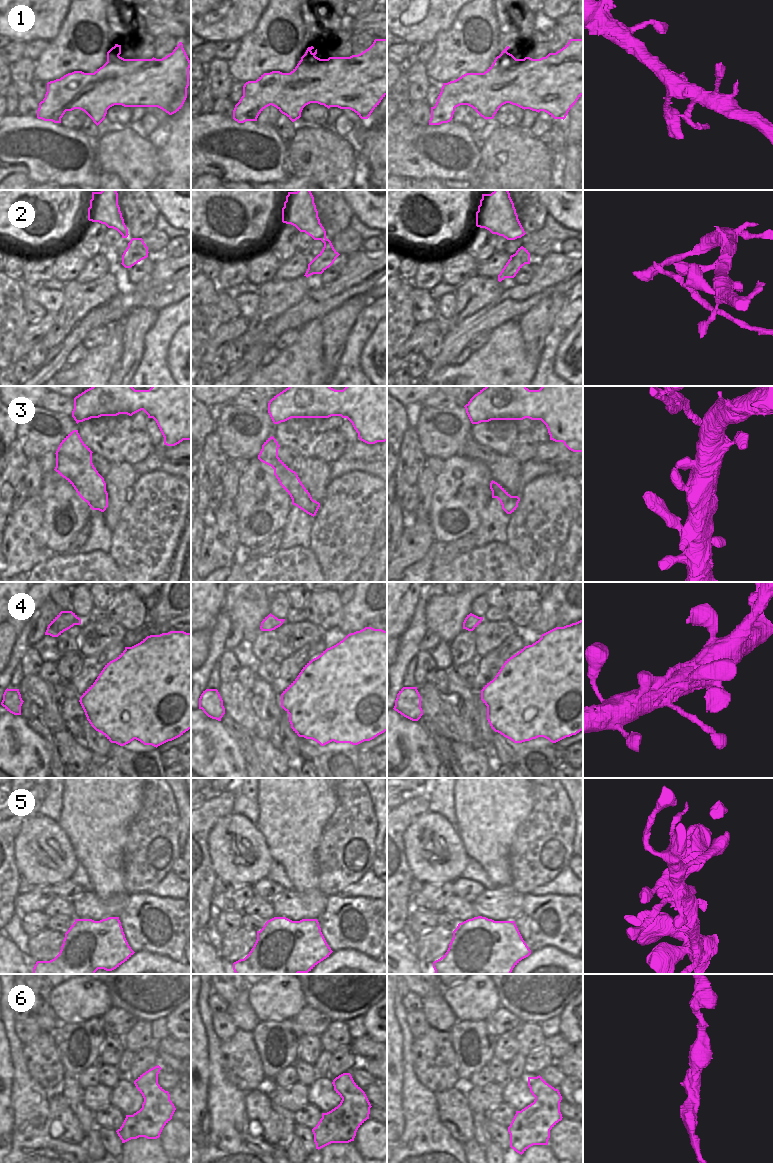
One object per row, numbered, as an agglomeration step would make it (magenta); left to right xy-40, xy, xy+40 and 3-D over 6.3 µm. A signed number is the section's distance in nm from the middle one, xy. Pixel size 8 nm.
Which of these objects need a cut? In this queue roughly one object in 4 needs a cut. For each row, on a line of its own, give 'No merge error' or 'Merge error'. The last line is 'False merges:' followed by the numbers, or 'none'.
1: No merge error
2: Merge error
3: No merge error
4: No merge error
5: No merge error
6: No merge error
False merges: 2

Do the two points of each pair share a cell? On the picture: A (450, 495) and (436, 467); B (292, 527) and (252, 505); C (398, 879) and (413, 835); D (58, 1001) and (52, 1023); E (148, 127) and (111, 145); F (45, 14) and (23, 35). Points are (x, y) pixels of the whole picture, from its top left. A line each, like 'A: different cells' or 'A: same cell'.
A: different cells
B: different cells
C: different cells
D: different cells
E: different cells
F: same cell

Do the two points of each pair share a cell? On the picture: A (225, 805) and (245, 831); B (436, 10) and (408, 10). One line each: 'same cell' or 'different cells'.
A: different cells
B: same cell

